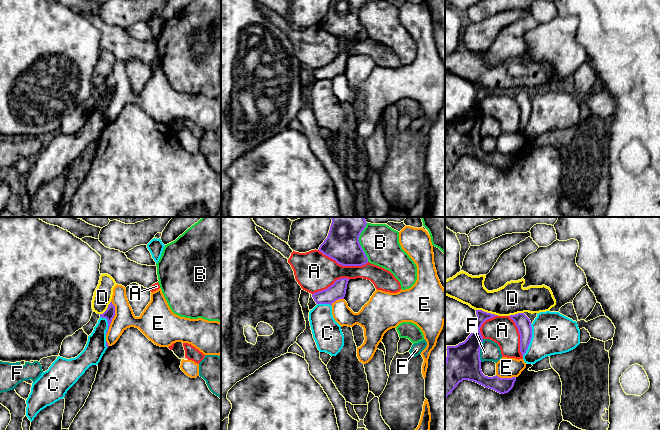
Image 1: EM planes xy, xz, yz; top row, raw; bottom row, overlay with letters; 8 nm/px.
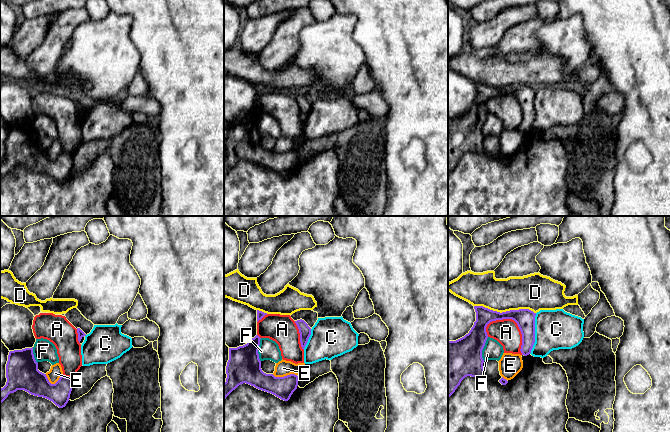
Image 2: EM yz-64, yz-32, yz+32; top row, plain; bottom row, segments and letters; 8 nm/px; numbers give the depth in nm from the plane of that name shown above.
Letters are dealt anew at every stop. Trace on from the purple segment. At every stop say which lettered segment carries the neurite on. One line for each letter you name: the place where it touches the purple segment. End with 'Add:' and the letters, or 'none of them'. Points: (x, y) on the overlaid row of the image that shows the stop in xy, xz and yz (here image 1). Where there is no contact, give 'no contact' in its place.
Add: none of them

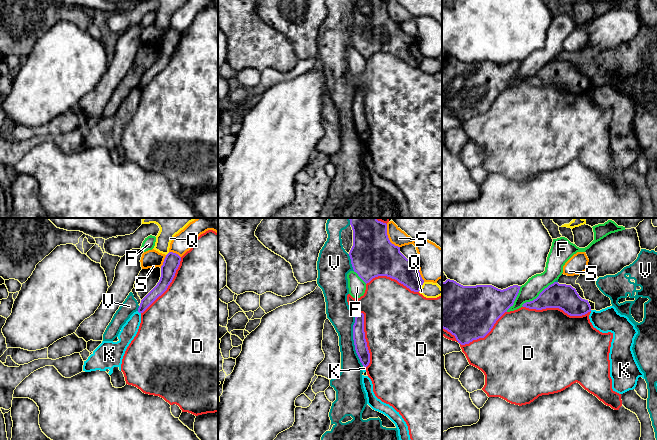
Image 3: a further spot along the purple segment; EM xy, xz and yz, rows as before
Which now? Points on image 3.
Add: none of them

